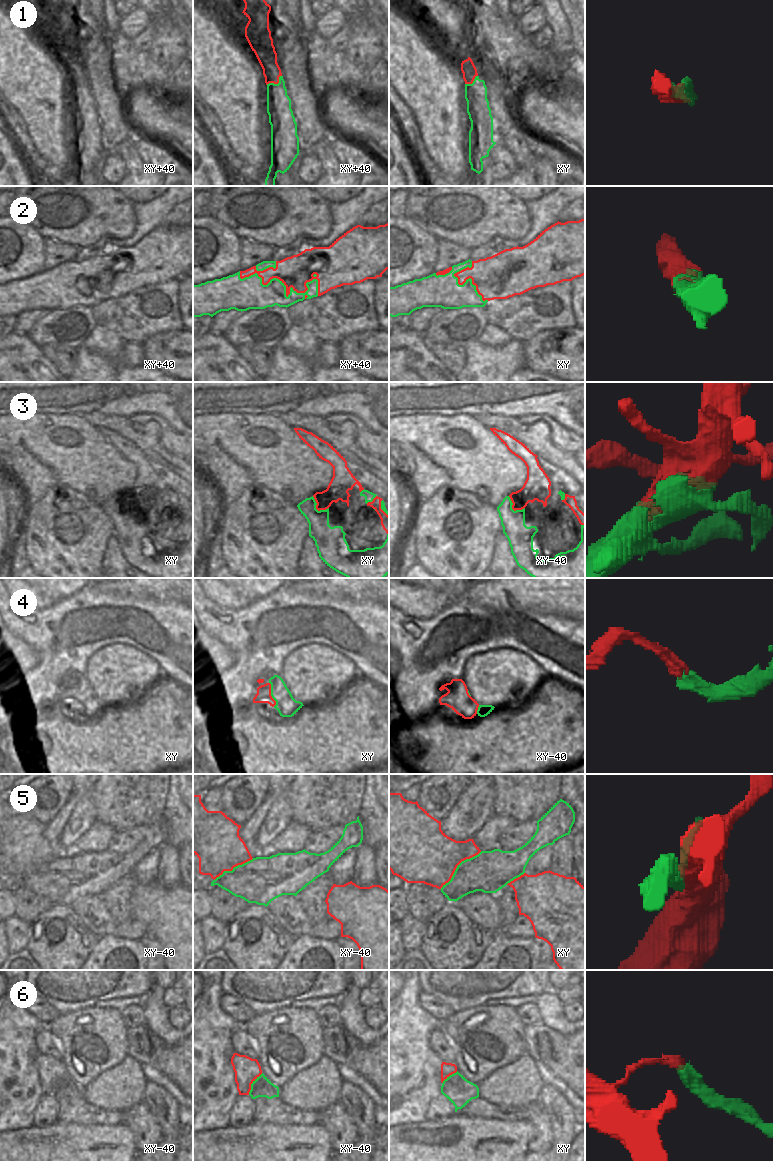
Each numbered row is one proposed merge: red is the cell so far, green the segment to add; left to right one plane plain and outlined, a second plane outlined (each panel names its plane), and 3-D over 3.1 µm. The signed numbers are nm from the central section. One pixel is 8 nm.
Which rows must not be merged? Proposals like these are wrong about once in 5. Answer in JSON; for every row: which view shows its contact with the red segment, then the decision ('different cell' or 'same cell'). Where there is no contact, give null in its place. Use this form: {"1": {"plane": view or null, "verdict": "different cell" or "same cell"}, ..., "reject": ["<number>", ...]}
{"1": {"plane": "xy+40", "verdict": "same cell"}, "2": {"plane": "xy+40", "verdict": "same cell"}, "3": {"plane": "xy", "verdict": "same cell"}, "4": {"plane": "xy", "verdict": "same cell"}, "5": {"plane": "xy", "verdict": "different cell"}, "6": {"plane": "xy-40", "verdict": "different cell"}, "reject": ["5", "6"]}

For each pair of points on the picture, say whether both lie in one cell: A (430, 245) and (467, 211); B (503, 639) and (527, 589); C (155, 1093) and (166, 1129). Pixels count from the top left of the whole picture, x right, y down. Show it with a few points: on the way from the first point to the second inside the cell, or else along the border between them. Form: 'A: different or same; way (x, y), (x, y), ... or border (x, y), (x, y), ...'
A: different; border (418, 225), (437, 239)
B: different; border (493, 608), (496, 610), (535, 611), (539, 613)
C: same; way (160, 1102), (162, 1116), (165, 1120)

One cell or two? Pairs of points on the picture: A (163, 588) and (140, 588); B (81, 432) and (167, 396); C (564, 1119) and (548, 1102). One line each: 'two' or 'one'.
A: one
B: two
C: one

